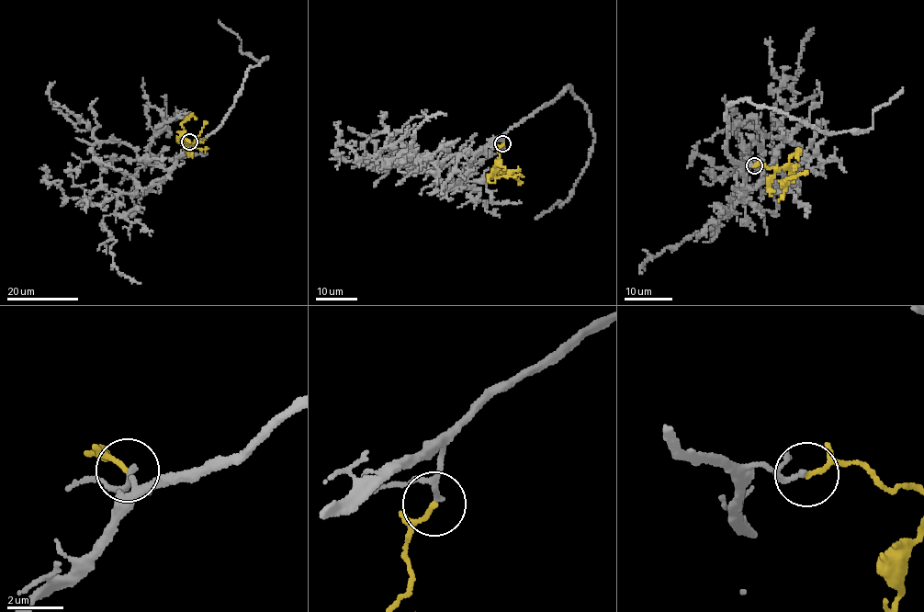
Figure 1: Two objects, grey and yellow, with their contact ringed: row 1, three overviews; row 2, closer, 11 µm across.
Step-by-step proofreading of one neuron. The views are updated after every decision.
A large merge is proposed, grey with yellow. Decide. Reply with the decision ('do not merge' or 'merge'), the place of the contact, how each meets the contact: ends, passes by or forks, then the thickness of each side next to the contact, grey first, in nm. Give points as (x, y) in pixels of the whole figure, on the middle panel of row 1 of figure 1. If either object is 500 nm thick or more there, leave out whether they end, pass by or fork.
merge; at (502, 143); grey passes by; yellow ends there; 140 nm thick on the grey side, 170 nm on the other

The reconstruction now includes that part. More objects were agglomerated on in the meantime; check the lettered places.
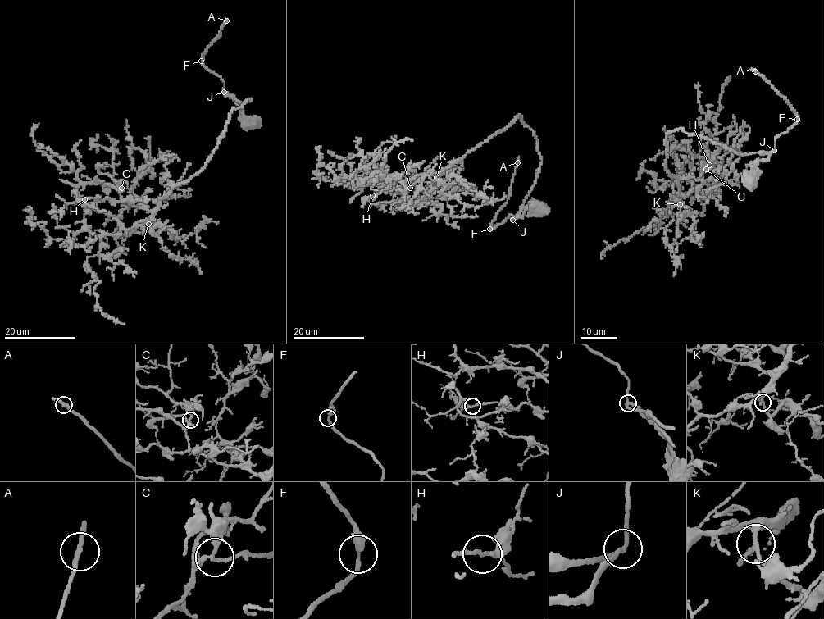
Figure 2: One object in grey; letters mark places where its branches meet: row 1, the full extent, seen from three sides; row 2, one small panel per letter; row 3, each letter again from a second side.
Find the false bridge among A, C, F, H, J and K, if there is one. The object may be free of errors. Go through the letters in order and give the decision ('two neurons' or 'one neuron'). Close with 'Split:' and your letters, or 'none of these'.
A: one neuron
C: one neuron
F: one neuron
H: one neuron
J: one neuron
K: one neuron
Split: none of these

